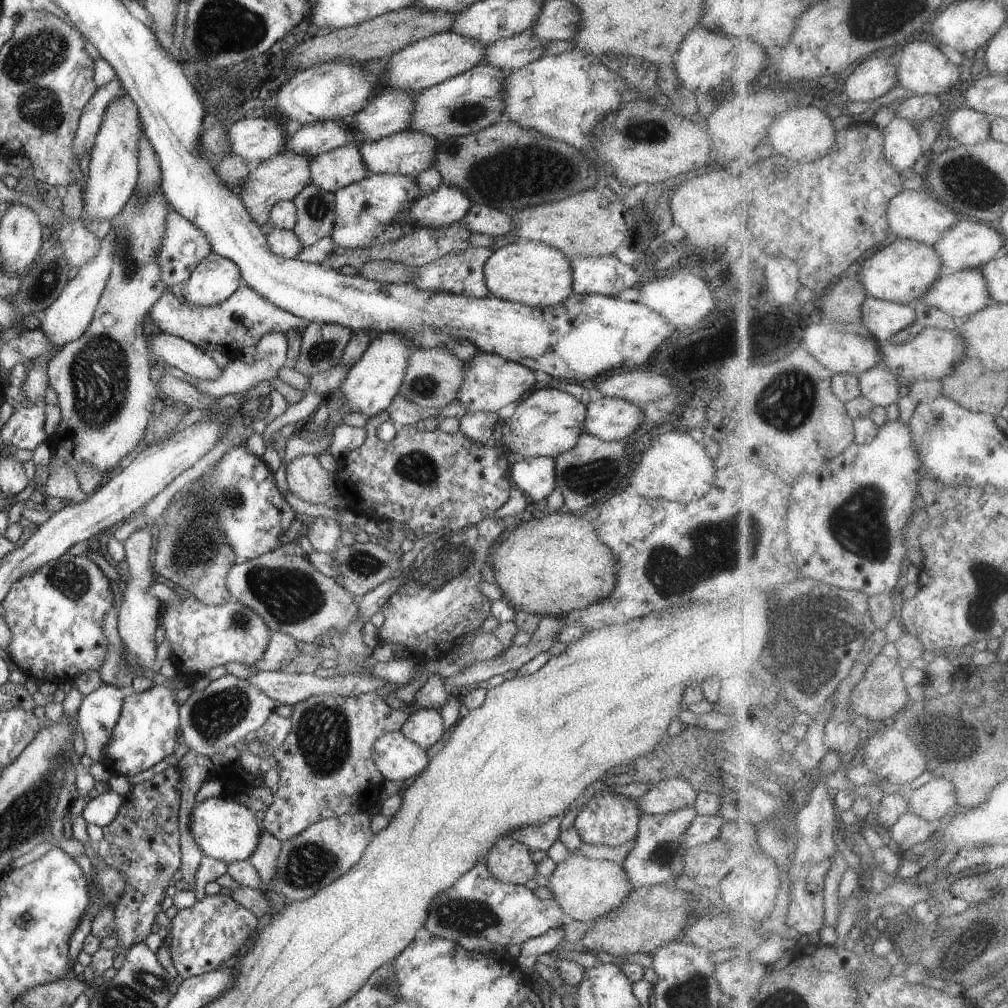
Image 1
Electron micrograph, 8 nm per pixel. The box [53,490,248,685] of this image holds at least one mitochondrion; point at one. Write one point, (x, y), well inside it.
(192, 545)

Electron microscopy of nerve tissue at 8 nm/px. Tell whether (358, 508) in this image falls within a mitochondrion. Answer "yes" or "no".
no

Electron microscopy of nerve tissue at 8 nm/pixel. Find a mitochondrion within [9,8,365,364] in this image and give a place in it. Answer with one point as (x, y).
(46, 280)

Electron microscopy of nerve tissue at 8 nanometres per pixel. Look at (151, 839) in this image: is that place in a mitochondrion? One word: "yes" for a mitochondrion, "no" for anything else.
no

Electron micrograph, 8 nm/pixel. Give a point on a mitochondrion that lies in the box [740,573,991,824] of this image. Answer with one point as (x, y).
(817, 635)

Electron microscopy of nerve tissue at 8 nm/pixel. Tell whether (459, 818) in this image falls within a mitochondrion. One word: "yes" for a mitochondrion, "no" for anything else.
no

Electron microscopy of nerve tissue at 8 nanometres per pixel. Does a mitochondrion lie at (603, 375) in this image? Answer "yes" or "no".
no

